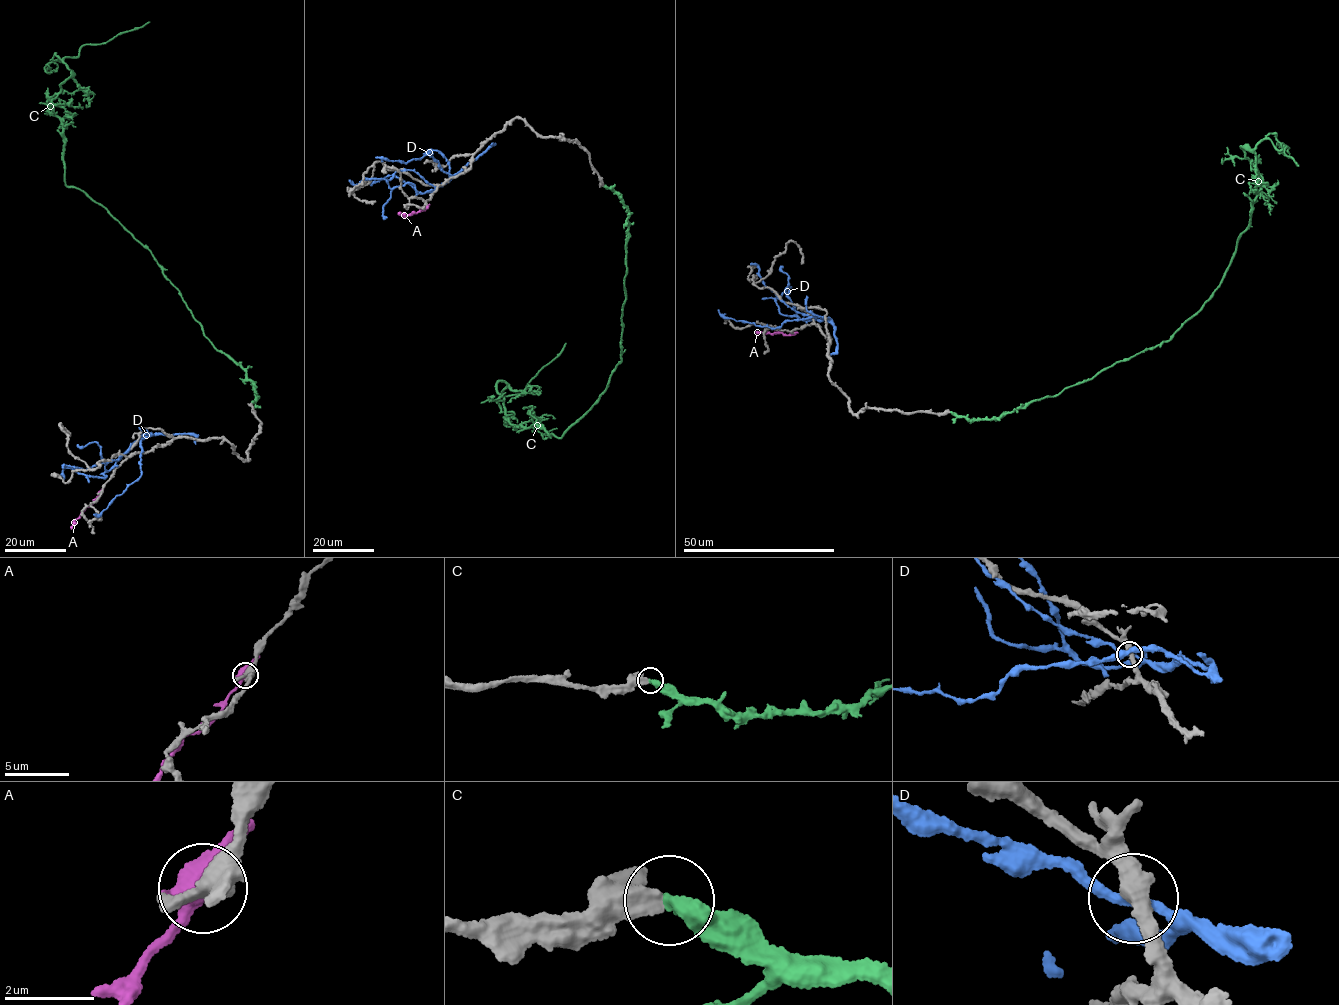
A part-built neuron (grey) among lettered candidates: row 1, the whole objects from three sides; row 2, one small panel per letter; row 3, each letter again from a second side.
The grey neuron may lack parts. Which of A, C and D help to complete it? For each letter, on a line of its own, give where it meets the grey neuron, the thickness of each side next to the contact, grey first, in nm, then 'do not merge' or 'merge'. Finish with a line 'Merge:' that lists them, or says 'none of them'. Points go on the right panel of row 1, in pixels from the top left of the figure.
A: meets grey at (794, 333); 480 nm thick on the grey side, 500 nm on the other; do not merge
C: meets grey at (950, 412); 440 nm thick on the grey side, 320 nm on the other; merge
D: meets grey at (812, 317); 380 nm thick on the grey side, 200 nm on the other; do not merge
Merge: C

